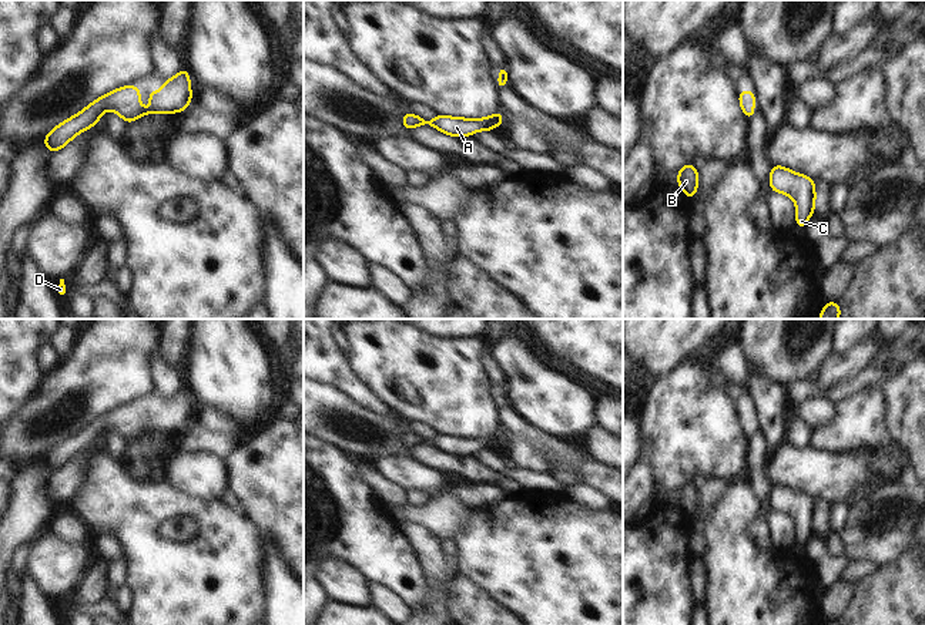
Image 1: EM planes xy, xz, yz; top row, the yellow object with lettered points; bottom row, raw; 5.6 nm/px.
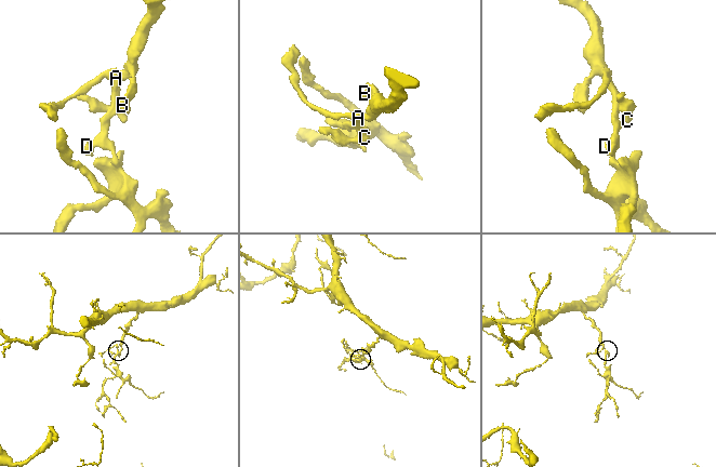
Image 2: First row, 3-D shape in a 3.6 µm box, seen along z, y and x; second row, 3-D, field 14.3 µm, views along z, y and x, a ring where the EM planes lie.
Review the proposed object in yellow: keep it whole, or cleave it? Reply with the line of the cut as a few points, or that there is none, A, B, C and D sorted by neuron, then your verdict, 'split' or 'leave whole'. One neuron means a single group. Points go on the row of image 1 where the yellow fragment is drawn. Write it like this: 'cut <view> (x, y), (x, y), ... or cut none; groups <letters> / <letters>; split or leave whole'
cut none; groups A B C D; leave whole

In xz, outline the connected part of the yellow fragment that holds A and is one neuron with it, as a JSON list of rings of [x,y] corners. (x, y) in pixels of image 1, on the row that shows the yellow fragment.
[[[499,110],[492,117],[477,120],[436,115],[435,120],[425,121],[423,118],[408,112],[402,117],[402,125],[406,130],[410,130],[412,127],[430,125],[452,137],[467,137],[475,134],[476,131],[492,131],[496,125],[503,127],[503,115],[502,110]]]

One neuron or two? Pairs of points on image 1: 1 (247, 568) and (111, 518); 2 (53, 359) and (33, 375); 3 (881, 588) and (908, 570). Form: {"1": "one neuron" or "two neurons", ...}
{"1": "one neuron", "2": "two neurons", "3": "one neuron"}

